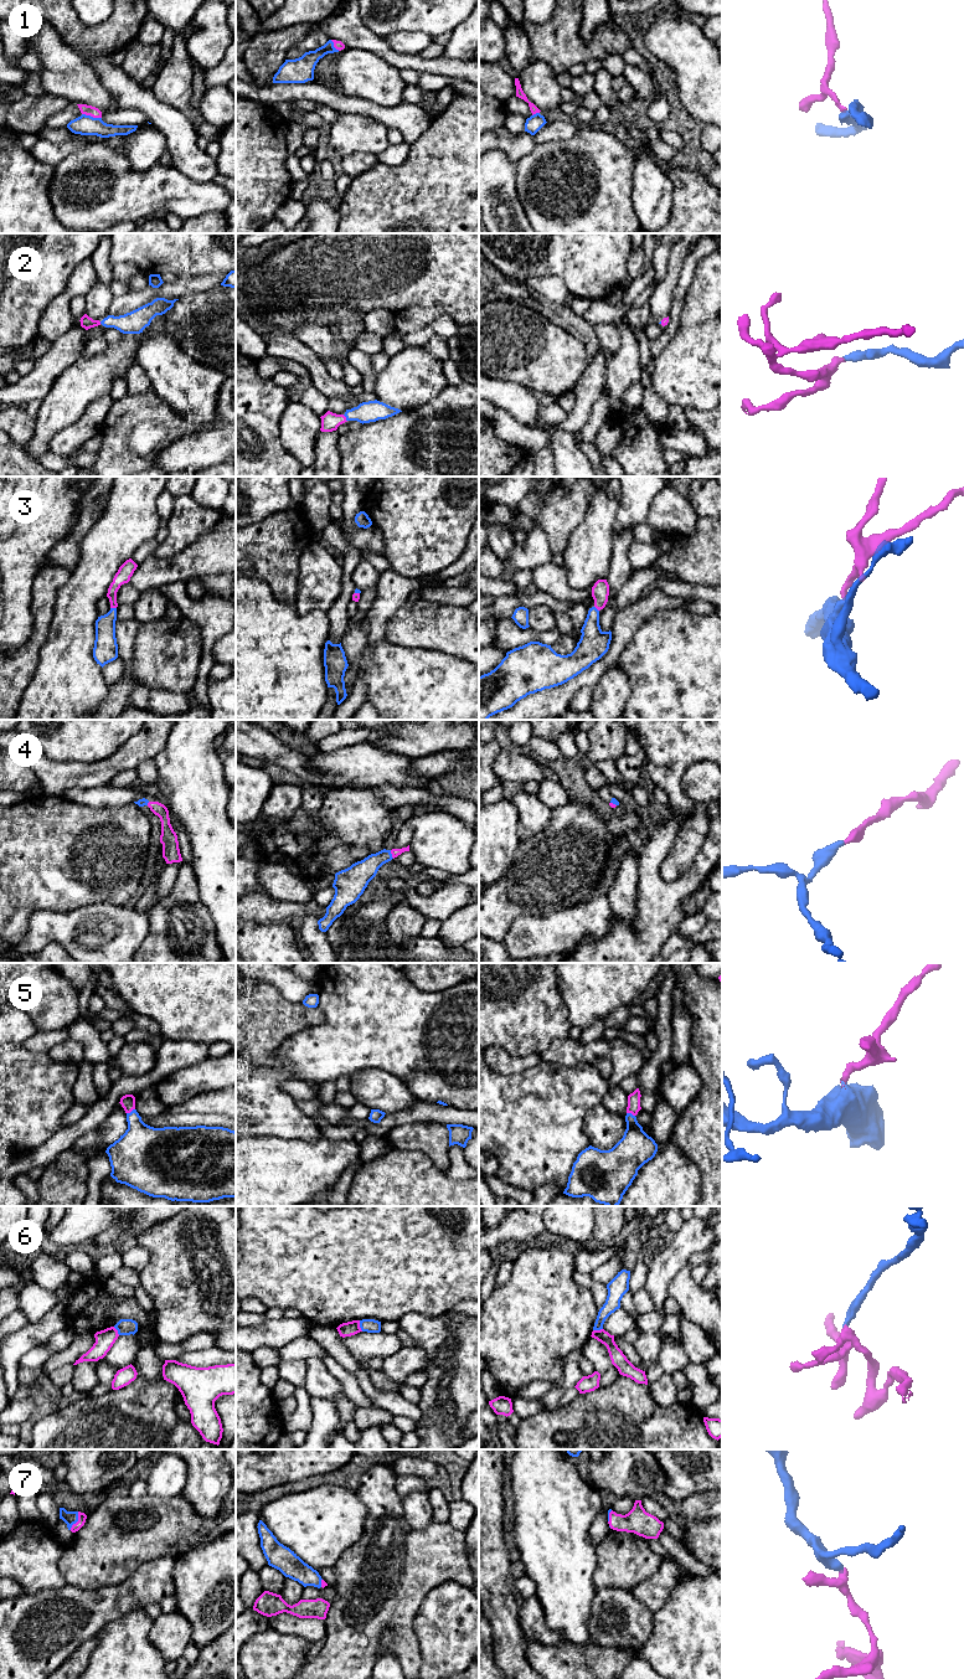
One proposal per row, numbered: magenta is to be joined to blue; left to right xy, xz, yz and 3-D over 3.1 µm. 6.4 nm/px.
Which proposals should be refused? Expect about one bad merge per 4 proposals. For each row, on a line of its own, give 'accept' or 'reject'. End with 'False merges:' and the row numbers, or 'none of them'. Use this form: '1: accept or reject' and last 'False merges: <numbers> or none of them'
1: accept
2: accept
3: accept
4: accept
5: accept
6: reject
7: accept
False merges: 6

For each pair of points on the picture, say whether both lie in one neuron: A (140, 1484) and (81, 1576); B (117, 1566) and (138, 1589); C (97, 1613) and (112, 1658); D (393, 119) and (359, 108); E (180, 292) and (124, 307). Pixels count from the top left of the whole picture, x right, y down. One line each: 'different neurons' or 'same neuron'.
A: different neurons
B: different neurons
C: different neurons
D: same neuron
E: same neuron

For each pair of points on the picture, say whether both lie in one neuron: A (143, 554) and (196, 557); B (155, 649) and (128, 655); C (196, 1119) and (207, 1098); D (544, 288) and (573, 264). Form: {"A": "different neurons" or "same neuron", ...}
{"A": "different neurons", "B": "different neurons", "C": "different neurons", "D": "different neurons"}

